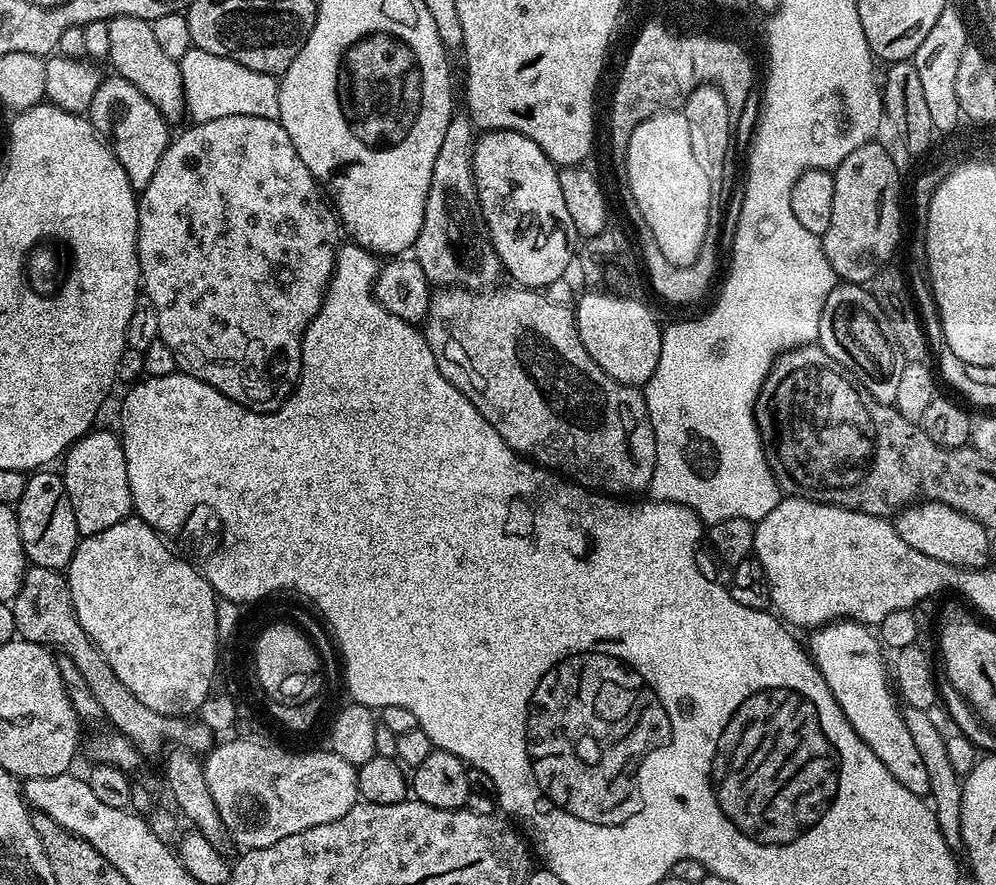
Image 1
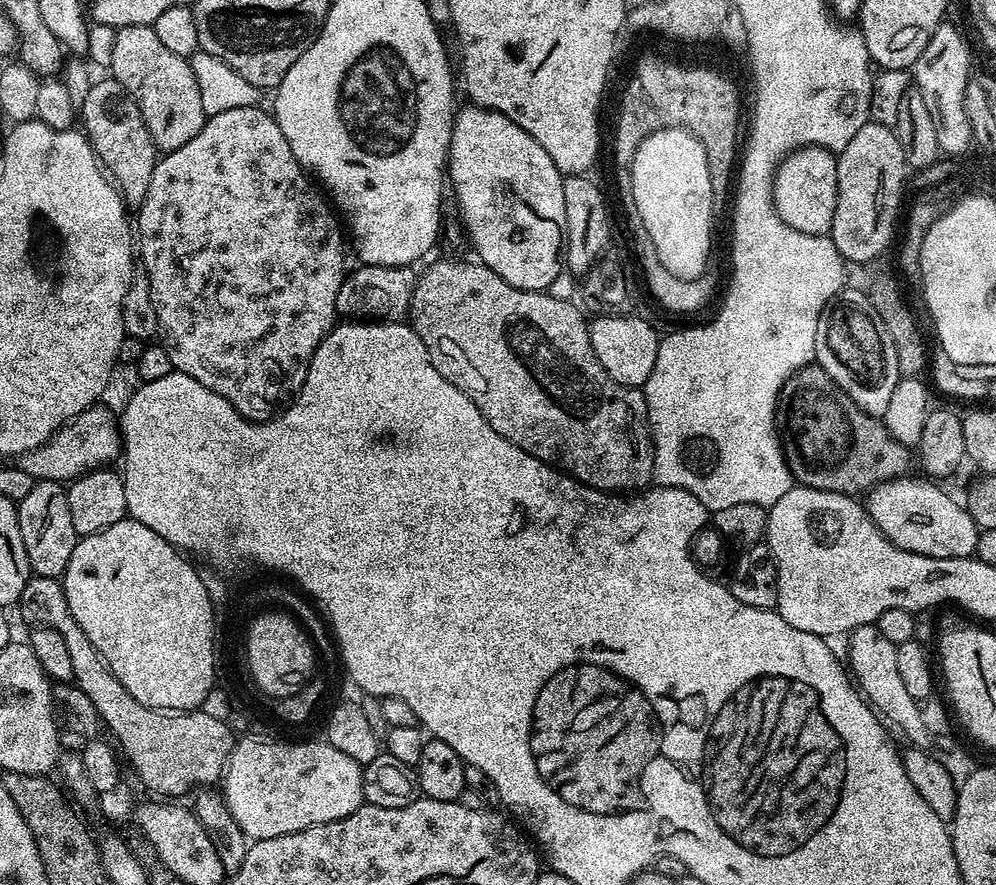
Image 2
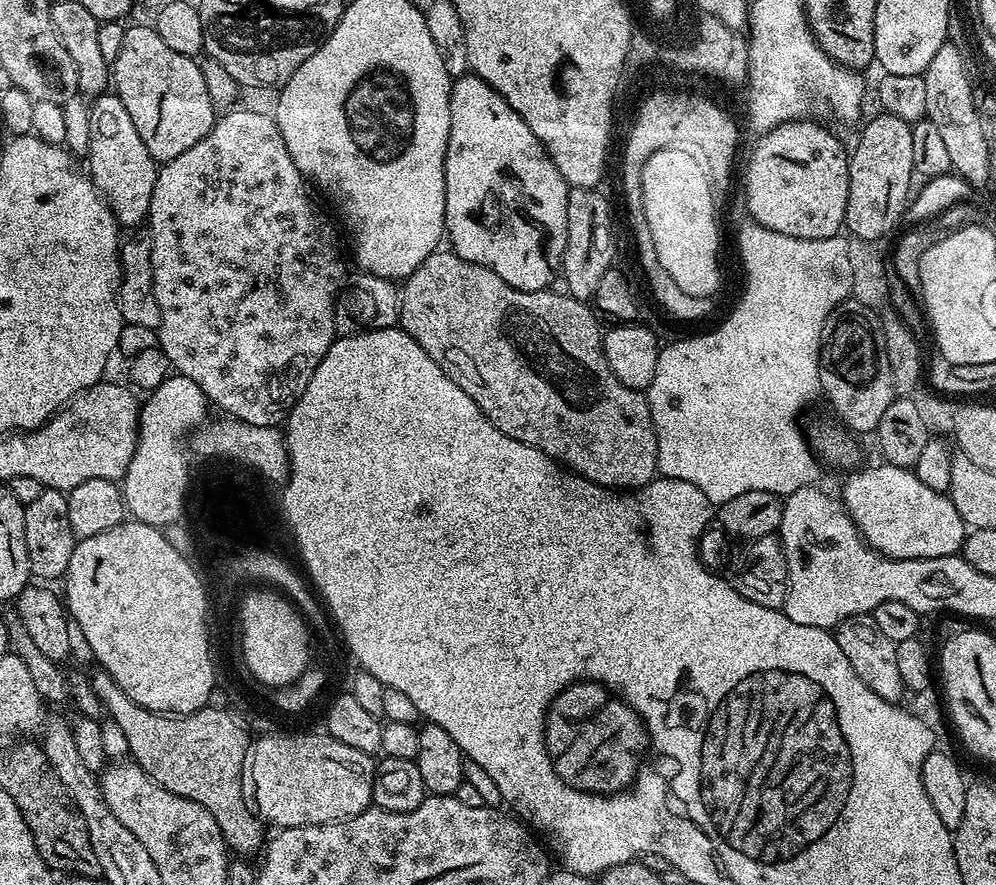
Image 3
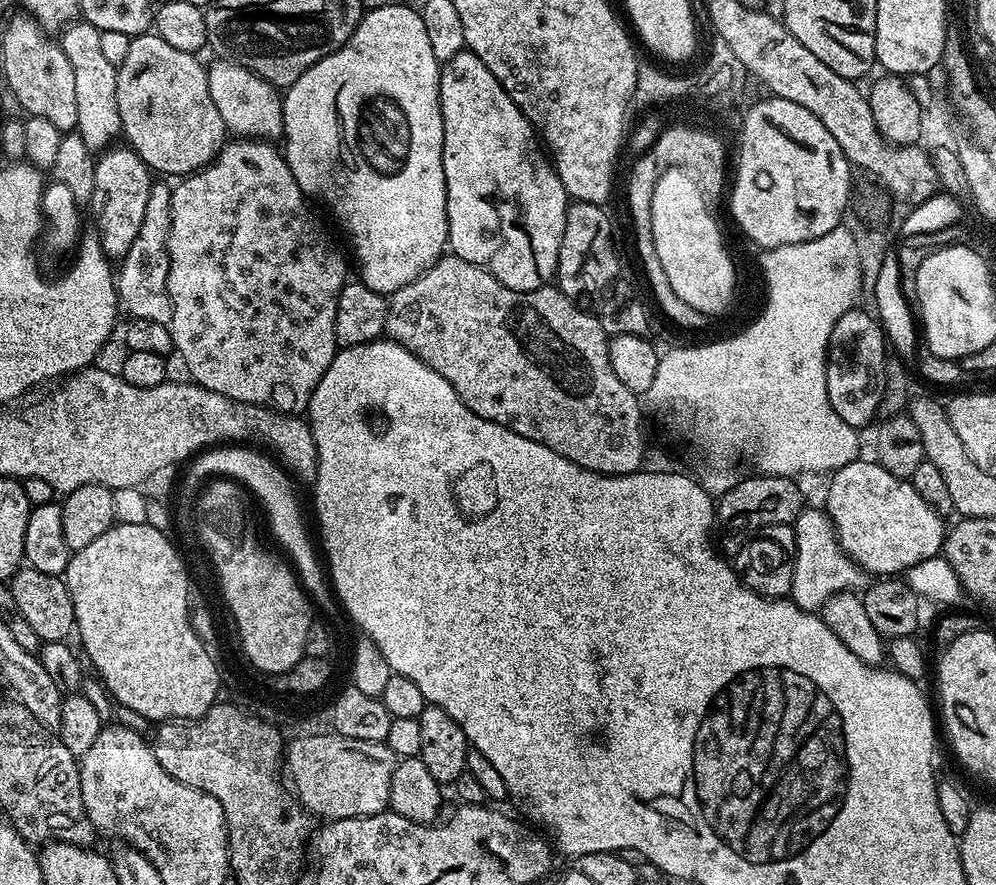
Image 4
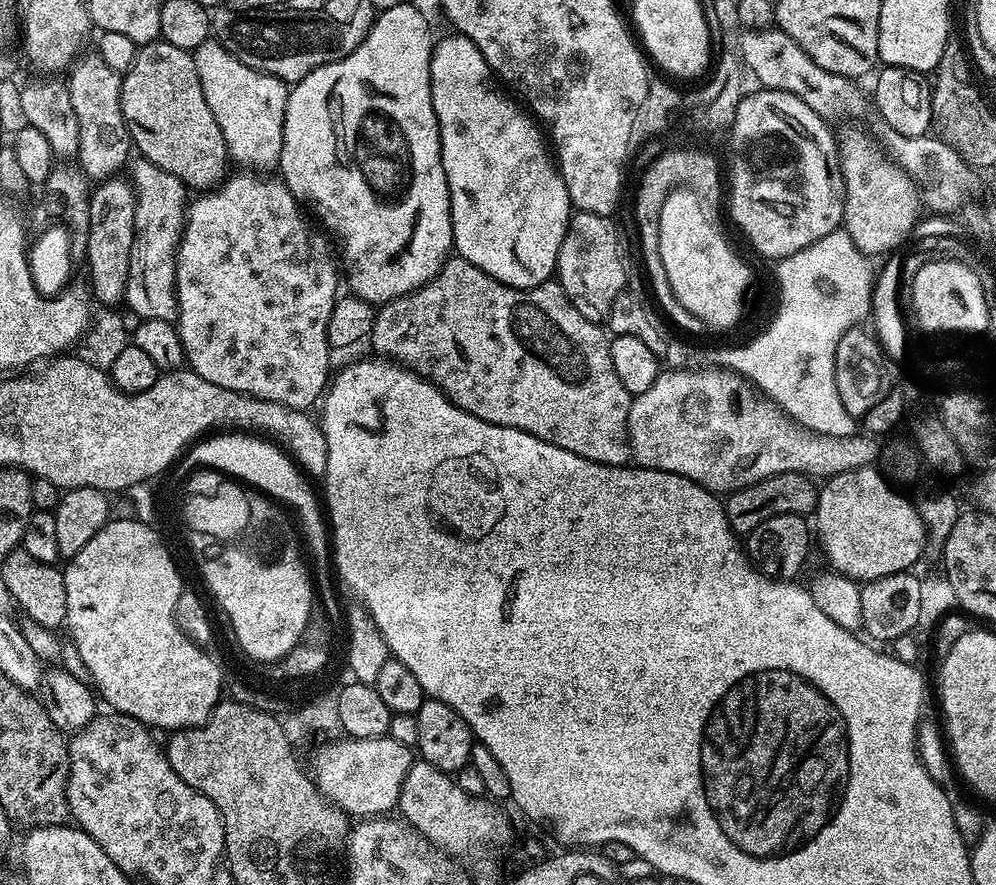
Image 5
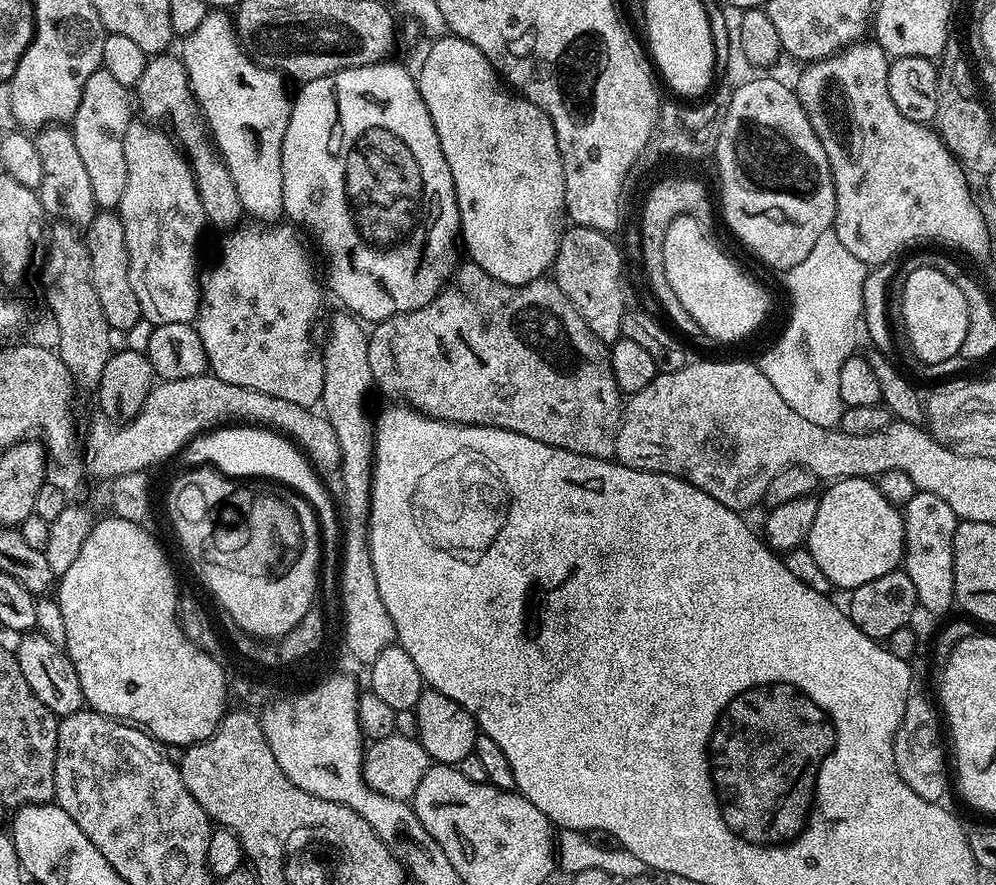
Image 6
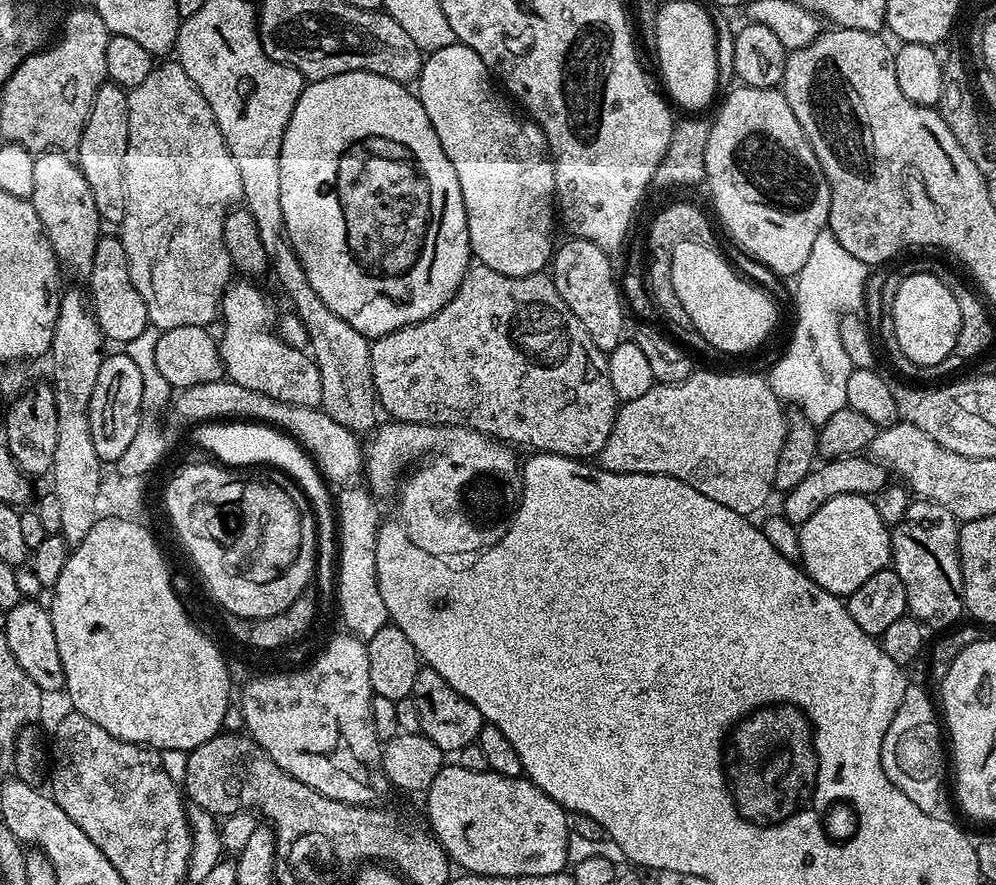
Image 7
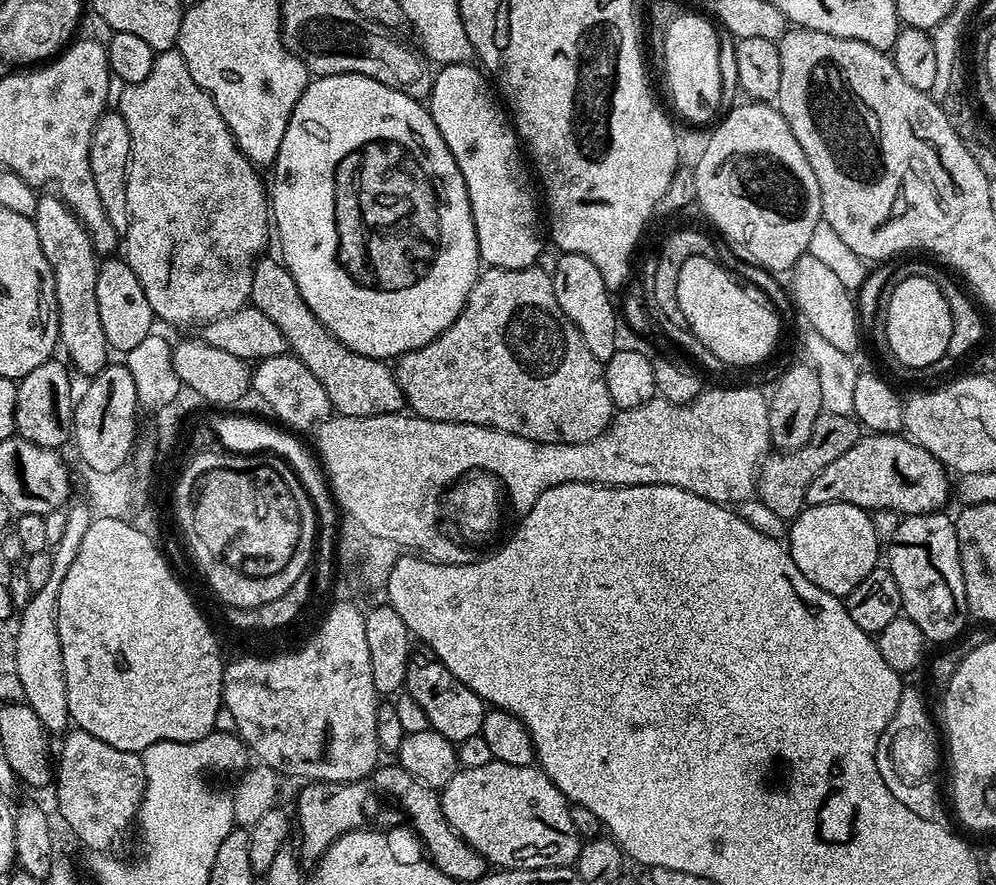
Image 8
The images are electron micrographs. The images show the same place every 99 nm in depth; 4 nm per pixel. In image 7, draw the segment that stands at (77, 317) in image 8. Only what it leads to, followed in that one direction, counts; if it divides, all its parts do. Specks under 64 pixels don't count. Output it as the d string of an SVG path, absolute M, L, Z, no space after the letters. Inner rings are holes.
M55 150L39 153L34 159L34 194L30 199L54 250L57 265L65 273L77 276L80 282L87 281L94 266L94 246L98 246L102 235L102 221L98 206L94 206L94 194L90 194L90 182L82 178L75 159Z

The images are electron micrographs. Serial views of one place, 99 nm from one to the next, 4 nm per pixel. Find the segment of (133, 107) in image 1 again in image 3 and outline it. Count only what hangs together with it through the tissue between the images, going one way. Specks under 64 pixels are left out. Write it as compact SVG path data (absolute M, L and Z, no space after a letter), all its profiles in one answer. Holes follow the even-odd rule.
M105 94L99 97L91 105L90 115L92 121L90 146L86 153L87 175L116 216L117 224L125 229L132 228L135 224L143 225L148 219L150 198L154 194L158 162L150 154L150 150L146 150L146 142L142 142L119 96Z

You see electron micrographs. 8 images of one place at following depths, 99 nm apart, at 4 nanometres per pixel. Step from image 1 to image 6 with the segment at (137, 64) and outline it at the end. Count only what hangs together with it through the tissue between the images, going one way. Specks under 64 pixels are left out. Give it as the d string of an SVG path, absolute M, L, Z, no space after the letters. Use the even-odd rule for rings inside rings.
M161 53L149 59L146 70L143 71L142 78L138 78L134 89L135 103L139 111L140 108L144 111L142 116L145 121L168 120L167 127L171 135L182 149L188 165L192 167L198 198L202 198L205 221L211 227L213 224L216 228L224 228L223 230L235 229L241 223L240 216L245 215L242 202L238 198L238 189L234 186L234 178L230 178L230 170L210 139L204 118L200 115L200 106L192 94L183 61L177 55L172 55Z

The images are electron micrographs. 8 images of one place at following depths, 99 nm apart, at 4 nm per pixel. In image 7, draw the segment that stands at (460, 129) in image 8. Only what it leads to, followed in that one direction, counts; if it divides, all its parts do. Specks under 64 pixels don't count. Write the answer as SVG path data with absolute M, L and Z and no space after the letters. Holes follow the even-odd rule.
M455 42L429 53L425 57L423 70L420 72L418 87L420 87L418 89L420 104L426 110L426 118L430 118L430 122L434 126L434 134L438 134L438 142L442 142L442 150L446 150L446 158L450 158L450 166L454 166L454 174L458 174L458 186L462 186L462 202L466 206L466 222L468 223L473 257L479 263L490 266L490 270L498 270L498 274L506 274L507 276L529 276L535 272L544 272L549 267L554 255L552 216L554 220L554 205L557 203L556 171L552 165L548 139L544 137L544 131L538 127L535 120L513 107L509 97L494 83L494 77L485 63L482 62L482 58L479 58L477 52L466 47L465 44Z

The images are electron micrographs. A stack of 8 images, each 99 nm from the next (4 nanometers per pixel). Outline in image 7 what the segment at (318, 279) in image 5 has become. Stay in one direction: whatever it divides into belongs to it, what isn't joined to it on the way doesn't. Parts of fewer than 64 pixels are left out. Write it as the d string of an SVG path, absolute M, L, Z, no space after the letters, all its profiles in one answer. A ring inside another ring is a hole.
M248 278L237 279L220 300L220 312L228 312L227 379L246 386L246 390L278 398L278 402L315 408L323 396L319 367L307 351L293 348L273 331L278 313L272 309L271 298L256 284Z

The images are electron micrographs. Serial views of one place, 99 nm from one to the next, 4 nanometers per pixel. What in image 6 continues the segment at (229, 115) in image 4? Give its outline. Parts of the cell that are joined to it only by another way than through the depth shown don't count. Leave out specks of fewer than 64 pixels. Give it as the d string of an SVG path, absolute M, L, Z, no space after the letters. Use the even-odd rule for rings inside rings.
M210 10L198 30L183 37L182 44L182 61L192 94L200 106L200 115L204 118L212 143L230 170L230 178L234 178L234 186L238 189L238 198L245 213L256 222L279 221L284 216L282 142L286 138L286 126L290 122L293 102L293 97L290 92L288 96L288 88L284 85L285 77L279 71L260 67L244 53L244 47L236 37L233 17L224 10Z

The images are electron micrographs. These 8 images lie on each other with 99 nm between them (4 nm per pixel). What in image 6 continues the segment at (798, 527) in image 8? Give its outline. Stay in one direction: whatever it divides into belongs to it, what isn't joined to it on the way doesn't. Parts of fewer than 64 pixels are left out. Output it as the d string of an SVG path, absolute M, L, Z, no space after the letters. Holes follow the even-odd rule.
M859 476L846 478L827 485L828 488L816 501L814 526L806 529L806 547L814 554L814 562L818 562L818 570L830 578L833 589L851 590L866 582L874 582L874 578L882 578L882 574L890 574L901 567L904 559L904 518L901 509L882 498L882 490L878 490L875 479Z

